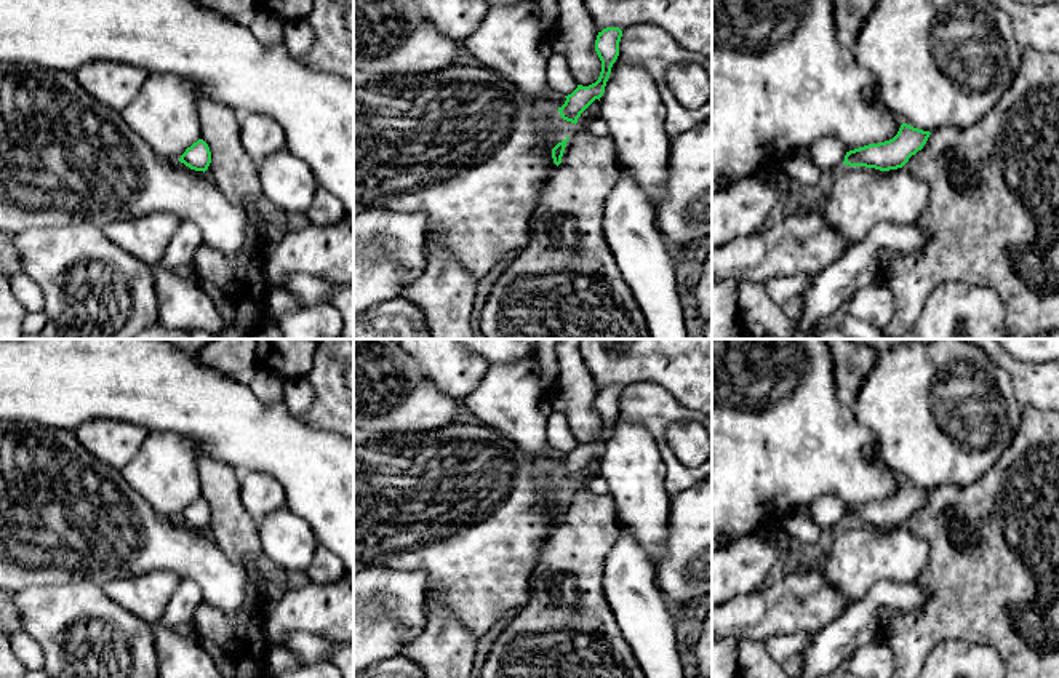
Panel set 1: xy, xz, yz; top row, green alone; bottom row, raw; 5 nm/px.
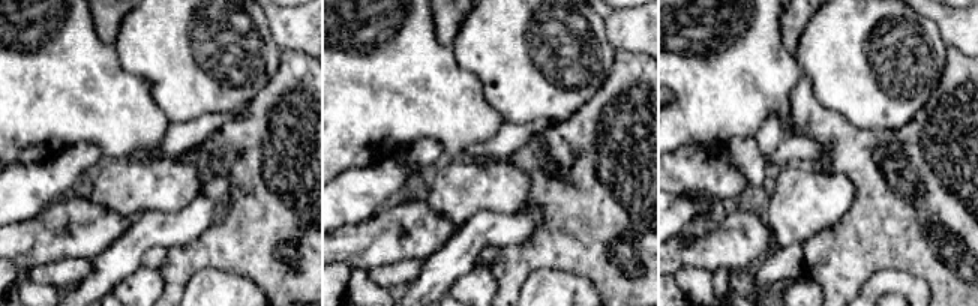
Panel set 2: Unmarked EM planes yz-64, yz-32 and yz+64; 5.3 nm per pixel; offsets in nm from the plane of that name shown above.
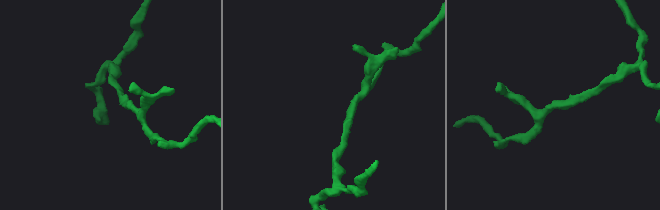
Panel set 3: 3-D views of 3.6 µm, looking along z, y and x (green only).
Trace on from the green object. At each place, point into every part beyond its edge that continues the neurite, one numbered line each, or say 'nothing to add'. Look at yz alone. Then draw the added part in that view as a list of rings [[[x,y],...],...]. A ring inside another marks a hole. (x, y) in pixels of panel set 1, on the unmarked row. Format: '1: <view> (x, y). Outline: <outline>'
nothing to add

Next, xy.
nothing to add

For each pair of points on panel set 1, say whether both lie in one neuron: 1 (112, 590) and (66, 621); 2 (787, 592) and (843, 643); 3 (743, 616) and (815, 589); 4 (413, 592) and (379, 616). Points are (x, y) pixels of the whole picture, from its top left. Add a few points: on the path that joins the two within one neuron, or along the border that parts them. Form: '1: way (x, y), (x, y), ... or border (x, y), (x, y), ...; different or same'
1: border (101, 587), (114, 602), (138, 616); different
2: border (845, 606), (815, 635); different
3: way (760, 614), (797, 602); same
4: way (405, 592), (387, 608); same

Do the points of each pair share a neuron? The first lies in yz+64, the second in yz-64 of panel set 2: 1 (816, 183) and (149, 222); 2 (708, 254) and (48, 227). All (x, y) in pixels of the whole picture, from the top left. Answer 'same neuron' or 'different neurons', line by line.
1: different neurons
2: same neuron

